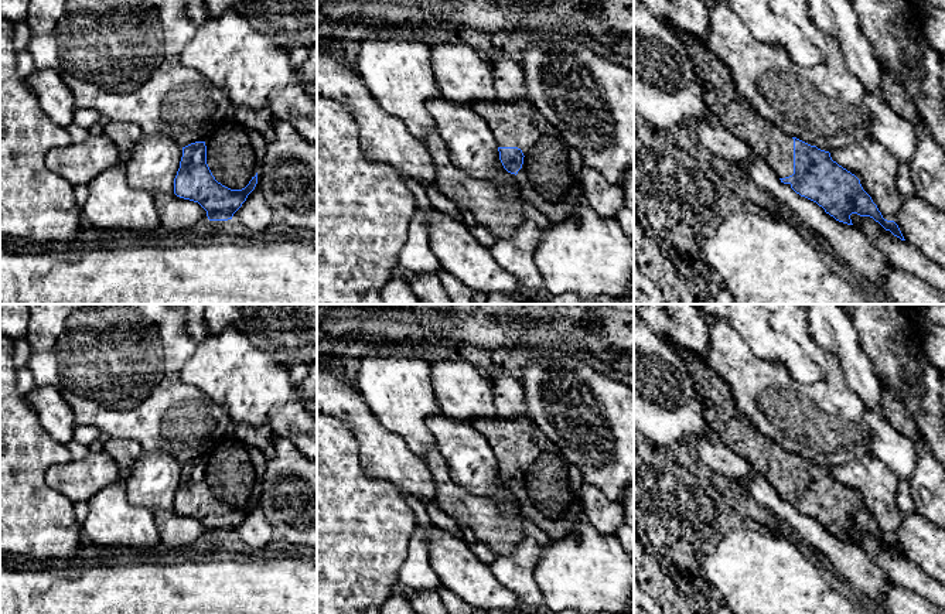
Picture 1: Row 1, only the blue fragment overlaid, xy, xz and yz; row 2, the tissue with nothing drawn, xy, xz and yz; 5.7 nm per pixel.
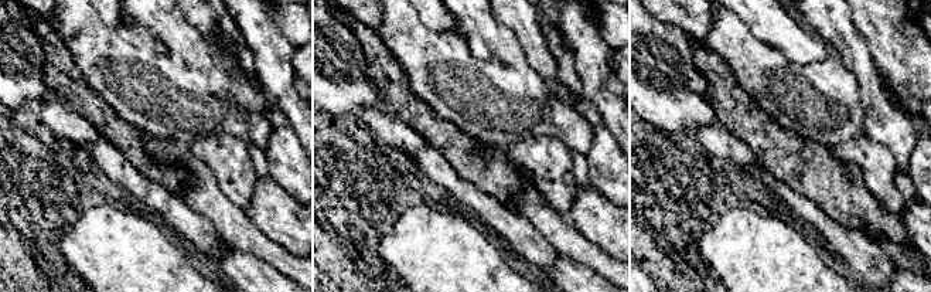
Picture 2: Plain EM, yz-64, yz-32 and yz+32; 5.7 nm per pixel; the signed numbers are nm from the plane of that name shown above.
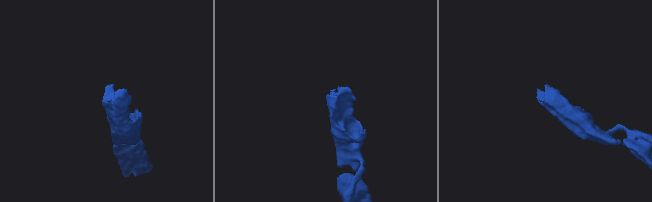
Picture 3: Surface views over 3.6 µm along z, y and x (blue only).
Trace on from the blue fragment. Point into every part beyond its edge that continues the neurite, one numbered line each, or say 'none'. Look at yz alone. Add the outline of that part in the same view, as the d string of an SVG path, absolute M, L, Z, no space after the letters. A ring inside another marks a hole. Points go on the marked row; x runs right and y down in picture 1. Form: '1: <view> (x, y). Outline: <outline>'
1: yz (764, 139). Outline: M676 30L685 41L697 79L706 88L709 112L729 132L761 157L778 178L794 174L794 139L764 119L747 99L737 93L729 68L707 47Z

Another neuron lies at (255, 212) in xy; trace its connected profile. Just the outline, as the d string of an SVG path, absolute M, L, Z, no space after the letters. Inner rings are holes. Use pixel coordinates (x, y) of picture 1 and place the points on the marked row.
M252 191L232 219L239 221L255 235L265 235L279 228L274 214L259 191Z

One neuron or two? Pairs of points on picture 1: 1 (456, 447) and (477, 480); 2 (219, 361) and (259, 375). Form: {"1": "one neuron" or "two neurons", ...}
{"1": "one neuron", "2": "one neuron"}

